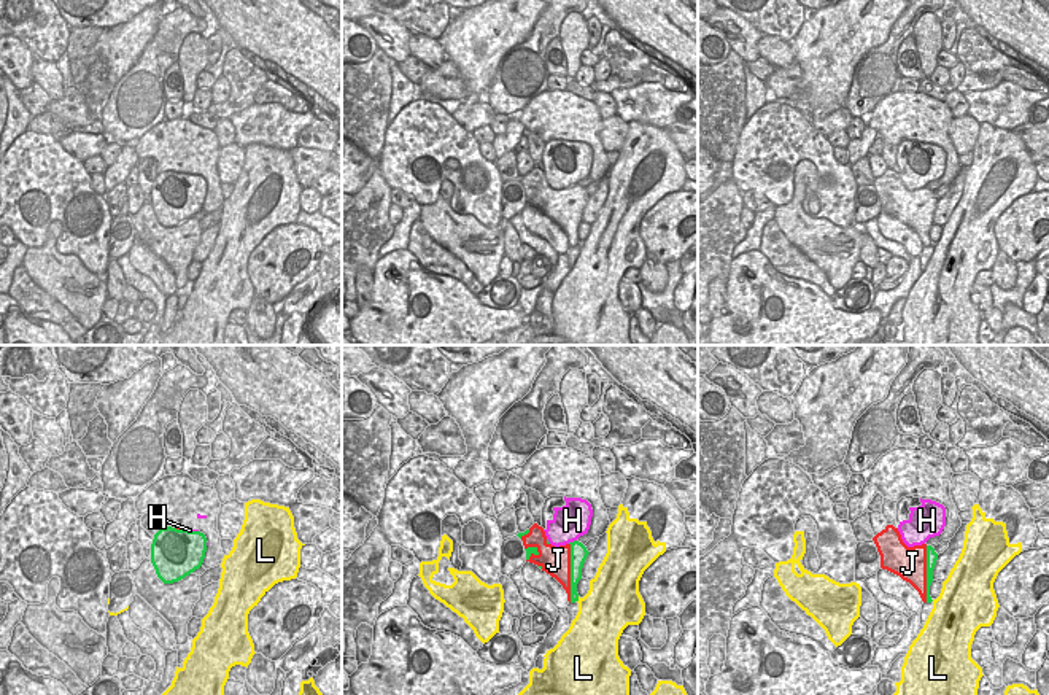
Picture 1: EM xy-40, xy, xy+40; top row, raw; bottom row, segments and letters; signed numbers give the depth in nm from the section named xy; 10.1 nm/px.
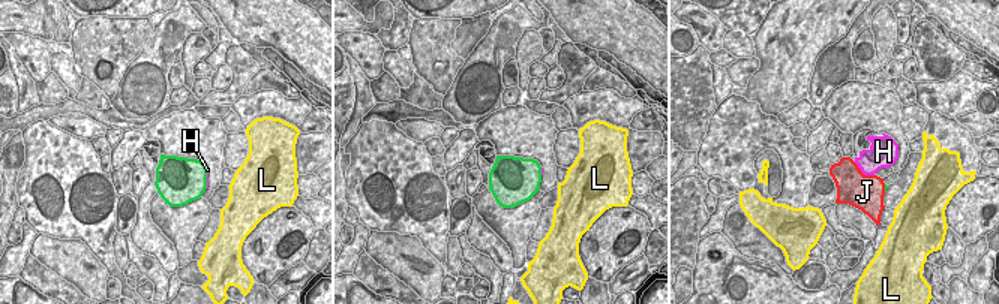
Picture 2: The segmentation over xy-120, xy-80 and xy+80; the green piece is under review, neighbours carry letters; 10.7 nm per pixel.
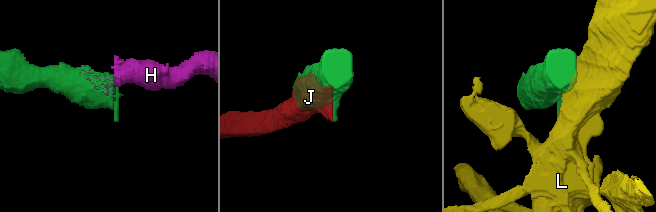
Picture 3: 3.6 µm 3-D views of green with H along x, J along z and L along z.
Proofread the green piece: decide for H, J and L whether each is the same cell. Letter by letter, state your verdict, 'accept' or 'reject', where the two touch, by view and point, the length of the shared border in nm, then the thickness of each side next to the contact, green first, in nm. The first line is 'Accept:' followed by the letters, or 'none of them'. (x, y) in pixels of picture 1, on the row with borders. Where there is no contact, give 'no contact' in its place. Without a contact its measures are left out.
Accept: H
H: accept; contact xy (571, 543); length 100 nm; calibres 170 and 360 nm
J: reject; contact xy (571, 573); length 600 nm; calibres 170 and 280 nm
L: reject; contact xy (577, 600); length 70 nm; calibres 120 and 440 nm

